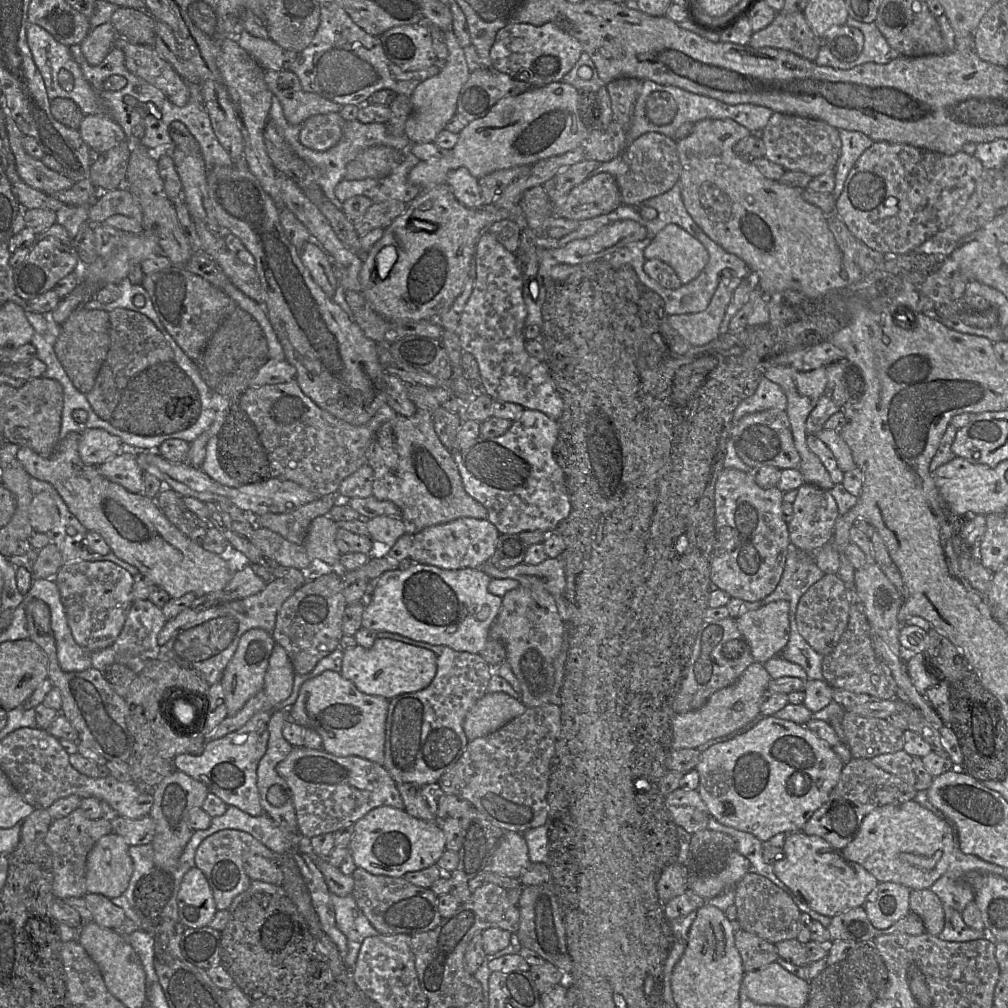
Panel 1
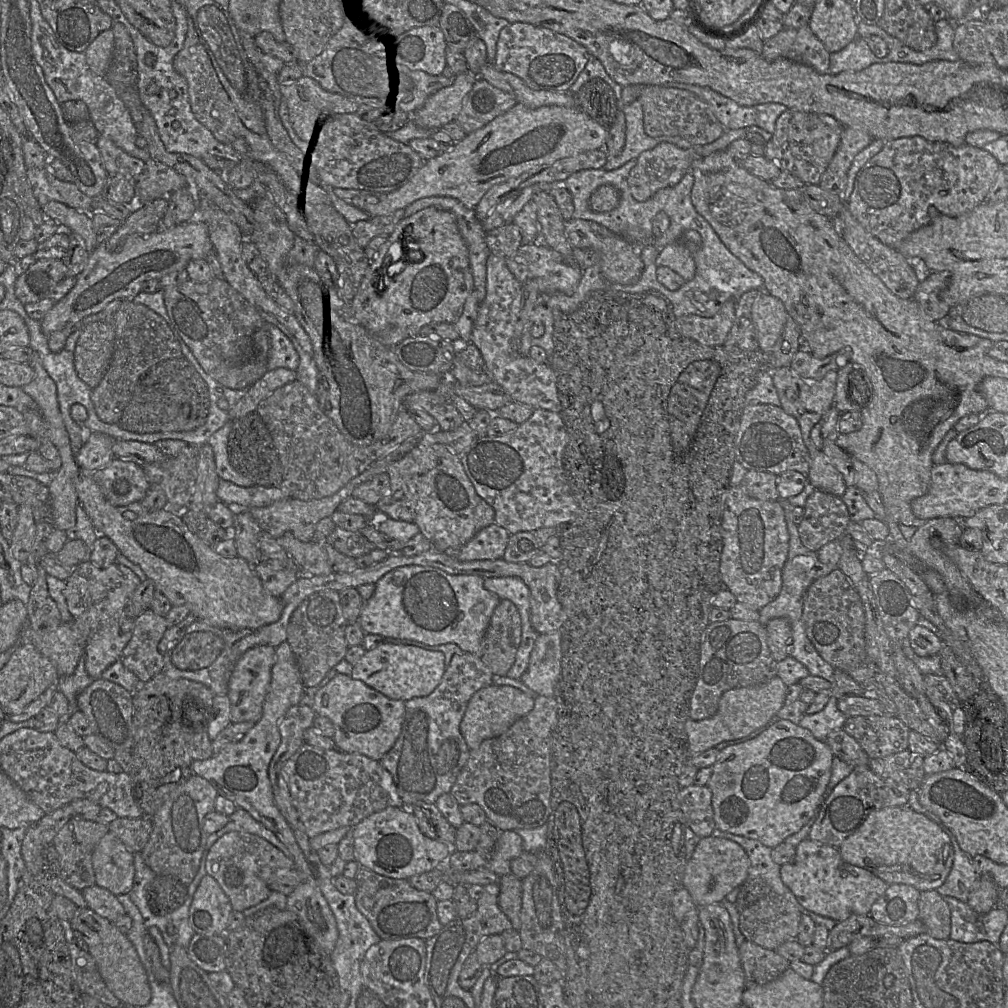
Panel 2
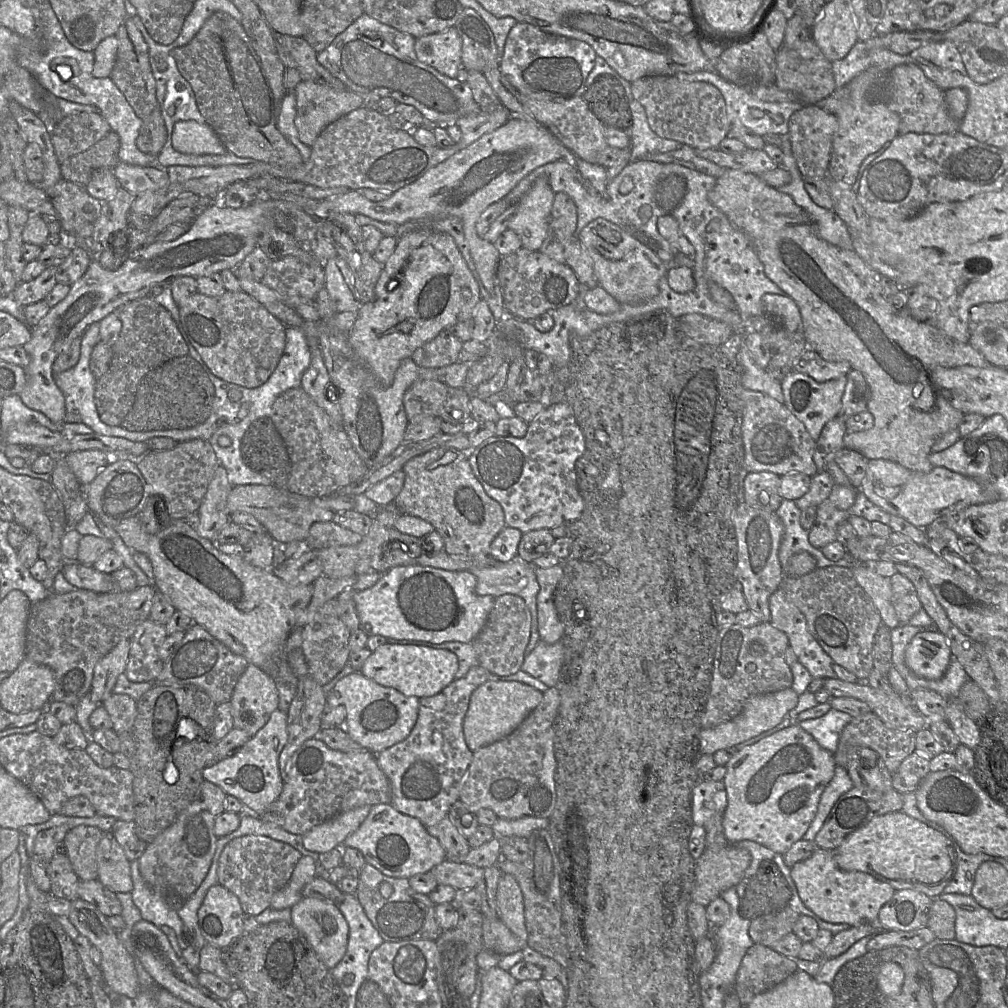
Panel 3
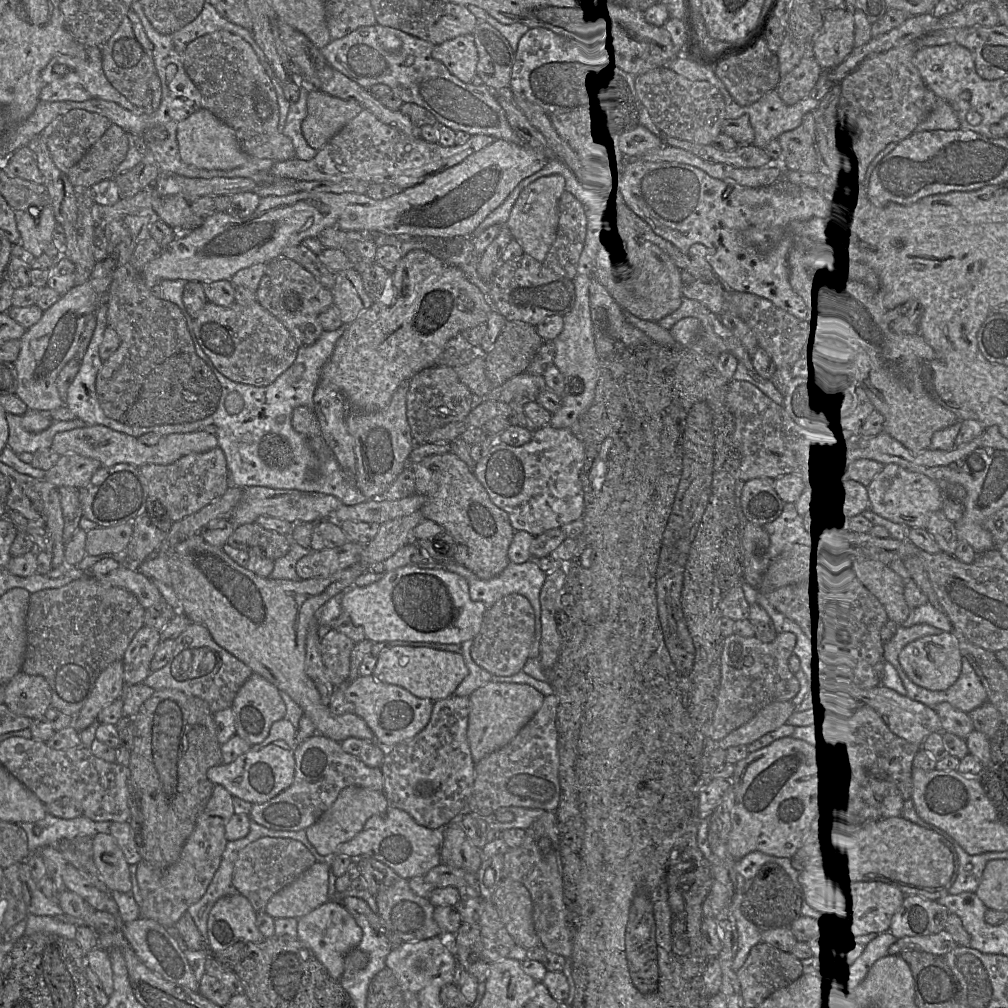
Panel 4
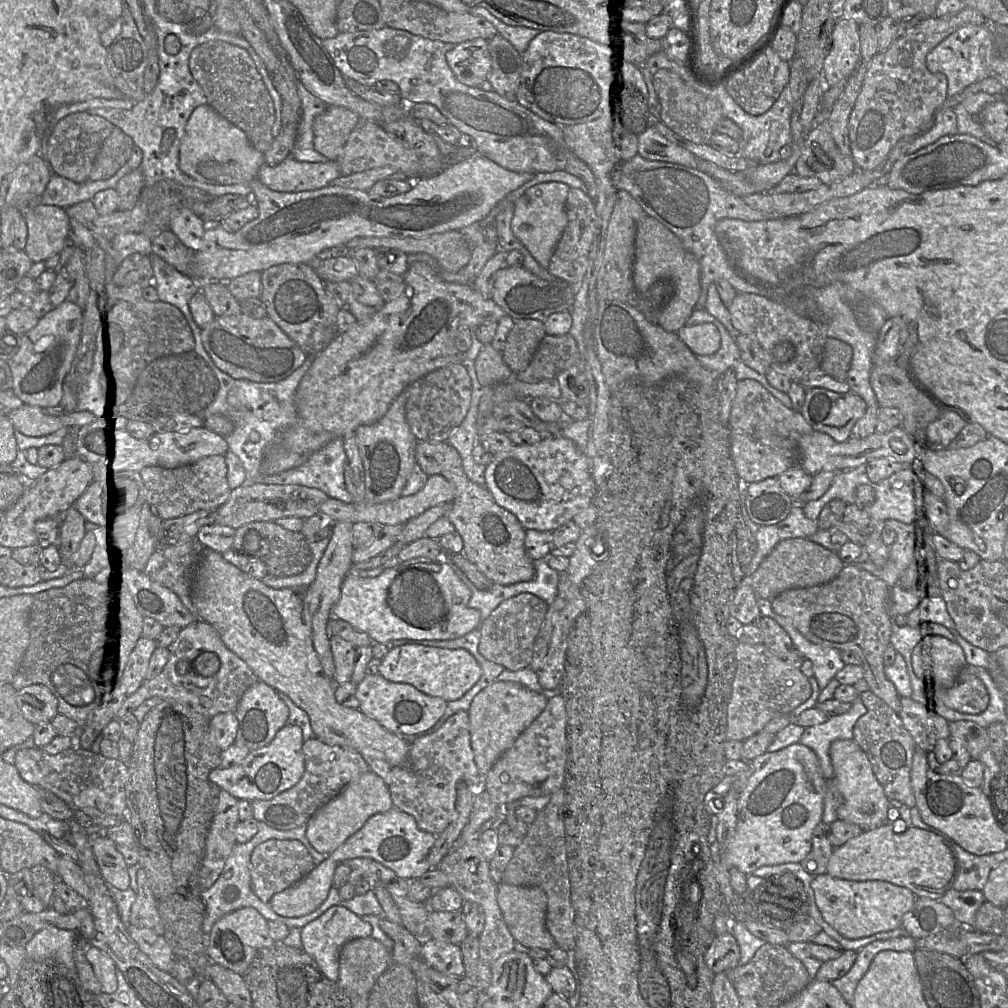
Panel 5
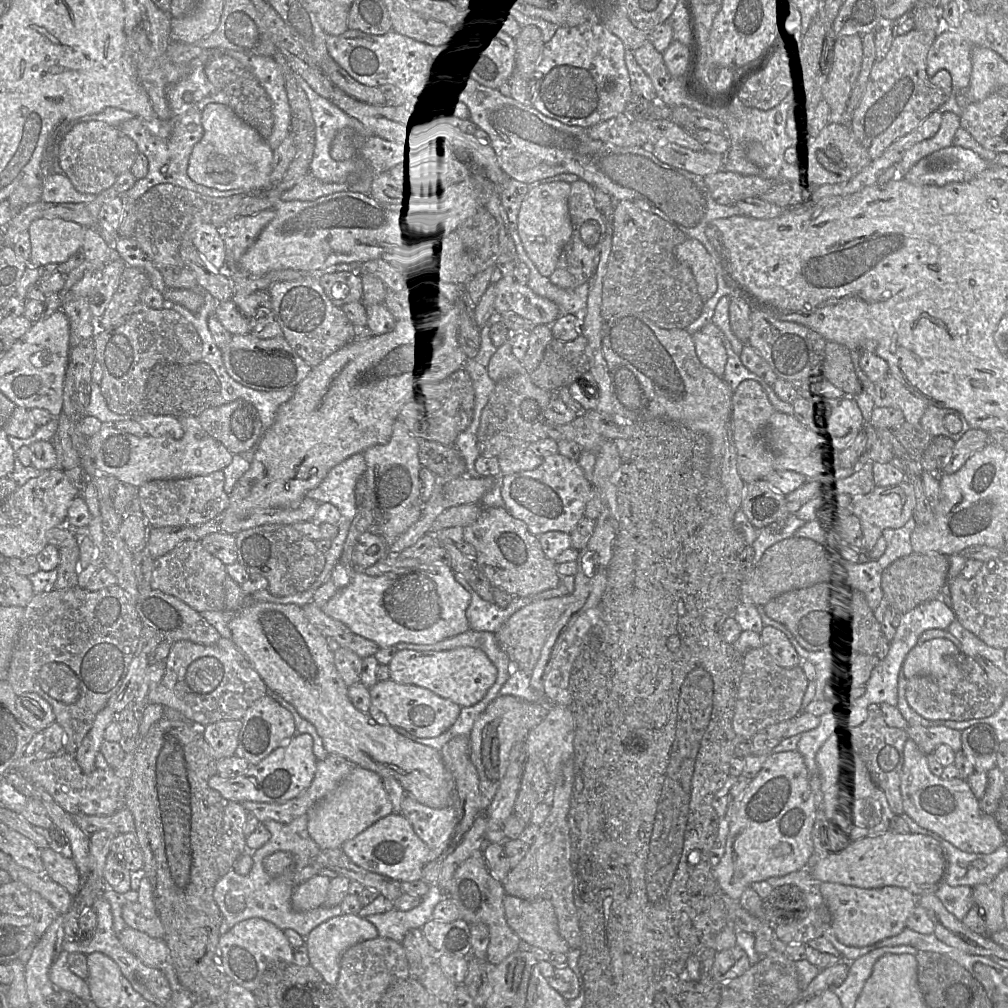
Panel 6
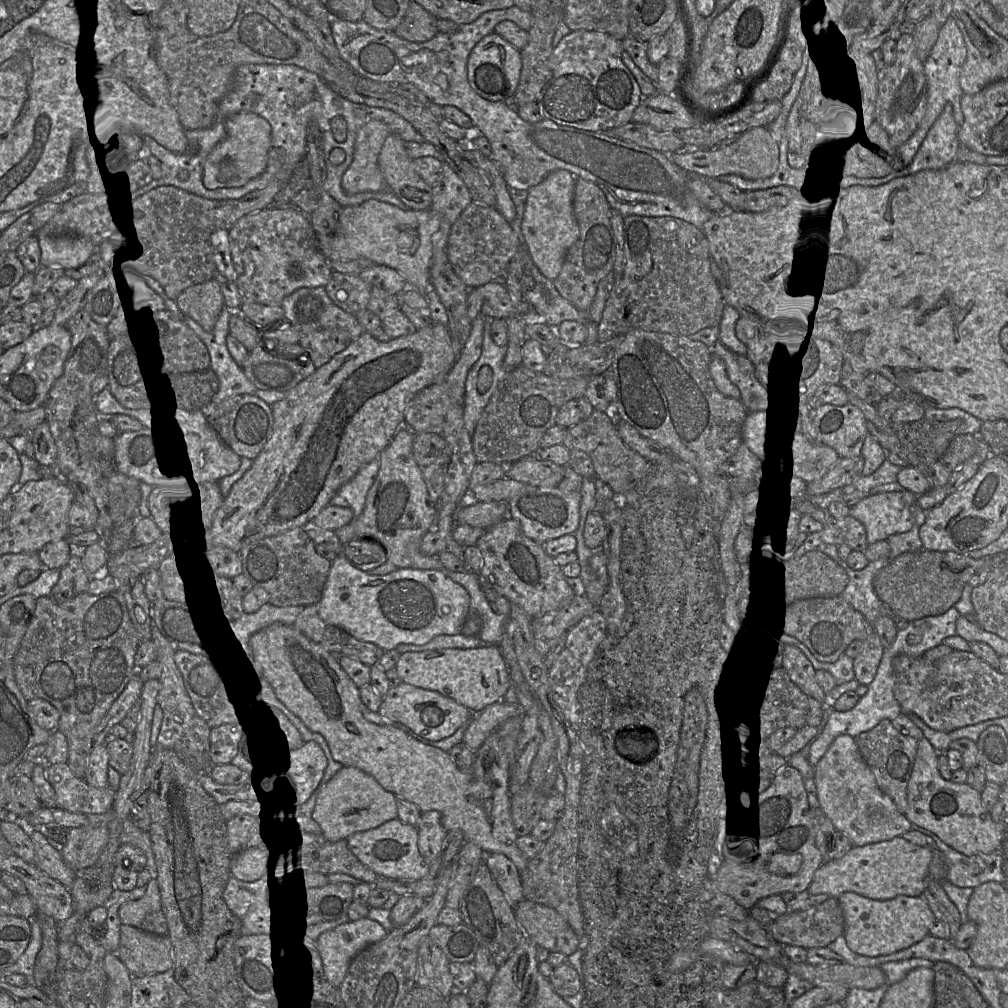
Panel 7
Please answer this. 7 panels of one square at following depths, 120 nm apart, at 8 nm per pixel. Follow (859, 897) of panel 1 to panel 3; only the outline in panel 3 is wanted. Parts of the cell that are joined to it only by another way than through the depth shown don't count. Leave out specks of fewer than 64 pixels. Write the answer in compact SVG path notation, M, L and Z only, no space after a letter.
M818 847L805 861L795 864L791 877L804 905L828 923L857 926L877 924L880 909L892 899L895 889L872 875L841 870L831 850Z

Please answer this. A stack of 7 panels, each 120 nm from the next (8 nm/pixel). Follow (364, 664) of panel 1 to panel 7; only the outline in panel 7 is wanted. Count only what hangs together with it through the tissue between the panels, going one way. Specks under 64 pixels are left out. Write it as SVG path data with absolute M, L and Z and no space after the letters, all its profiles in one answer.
M499 645L472 649L447 648L400 654L395 670L404 683L433 690L466 706L471 712L500 702L512 685Z

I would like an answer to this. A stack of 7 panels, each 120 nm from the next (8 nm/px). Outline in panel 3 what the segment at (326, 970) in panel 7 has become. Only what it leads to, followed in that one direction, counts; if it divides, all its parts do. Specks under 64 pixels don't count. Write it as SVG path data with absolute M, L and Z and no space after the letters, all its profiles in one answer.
M303 897L290 908L292 925L305 936L319 959L329 969L333 969L345 955L349 937L348 923L337 905L330 901Z

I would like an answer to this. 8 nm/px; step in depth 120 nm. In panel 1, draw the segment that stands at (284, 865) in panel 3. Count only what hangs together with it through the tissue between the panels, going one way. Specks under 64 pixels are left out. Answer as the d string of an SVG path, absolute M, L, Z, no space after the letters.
M236 829L219 830L204 839L198 846L195 866L204 873L208 880L218 911L228 909L233 899L250 887L252 880L244 870L244 861L253 855L260 855L272 861L277 861L278 857L275 852L251 834Z

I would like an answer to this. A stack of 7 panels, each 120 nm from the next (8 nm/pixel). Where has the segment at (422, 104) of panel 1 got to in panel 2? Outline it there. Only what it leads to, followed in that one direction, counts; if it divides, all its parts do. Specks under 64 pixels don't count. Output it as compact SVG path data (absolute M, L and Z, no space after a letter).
M470 69L454 76L453 83L431 95L425 104L412 113L412 120L420 127L438 130L455 120L464 97L471 90L478 75Z

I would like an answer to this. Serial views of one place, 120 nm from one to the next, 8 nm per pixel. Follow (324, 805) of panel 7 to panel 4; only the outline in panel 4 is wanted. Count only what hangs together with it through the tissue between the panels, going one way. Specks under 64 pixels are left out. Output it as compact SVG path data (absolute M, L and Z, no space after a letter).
M348 786L338 795L335 802L311 826L306 828L306 835L318 853L324 857L333 857L336 848L355 837L366 821L377 814L384 814L389 806L383 791L375 791L359 786Z

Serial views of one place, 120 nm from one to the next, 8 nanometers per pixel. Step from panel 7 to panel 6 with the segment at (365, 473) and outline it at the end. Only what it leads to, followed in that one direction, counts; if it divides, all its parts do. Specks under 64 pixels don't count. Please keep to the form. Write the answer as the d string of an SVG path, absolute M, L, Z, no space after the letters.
M363 453L354 454L344 461L334 466L323 479L323 481L314 489L307 493L307 496L322 503L331 503L338 508L341 514L340 521L337 524L338 534L331 540L331 547L324 553L325 566L320 574L318 587L324 584L331 575L335 564L338 562L340 556L343 553L344 542L347 538L349 527L356 515L356 503L355 503L355 486L357 481L364 476L366 472L366 463Z

